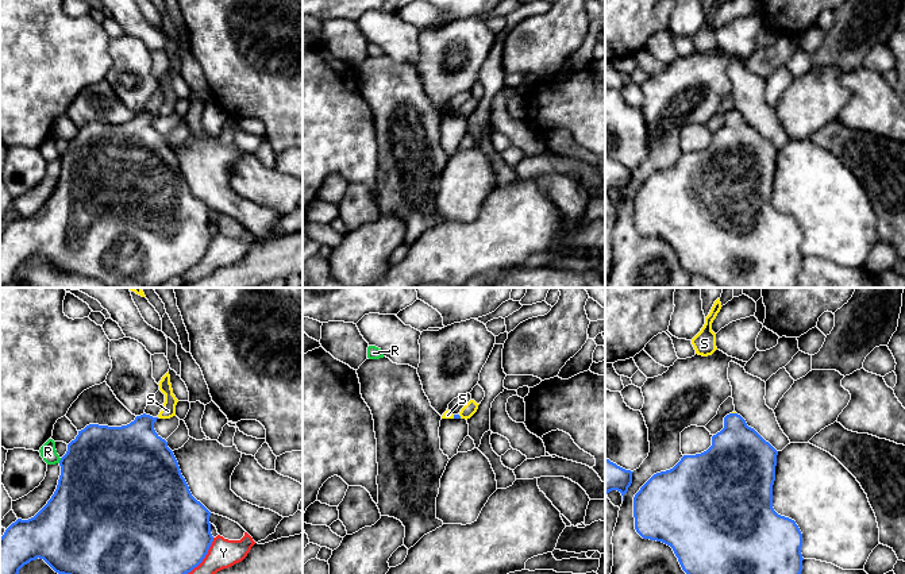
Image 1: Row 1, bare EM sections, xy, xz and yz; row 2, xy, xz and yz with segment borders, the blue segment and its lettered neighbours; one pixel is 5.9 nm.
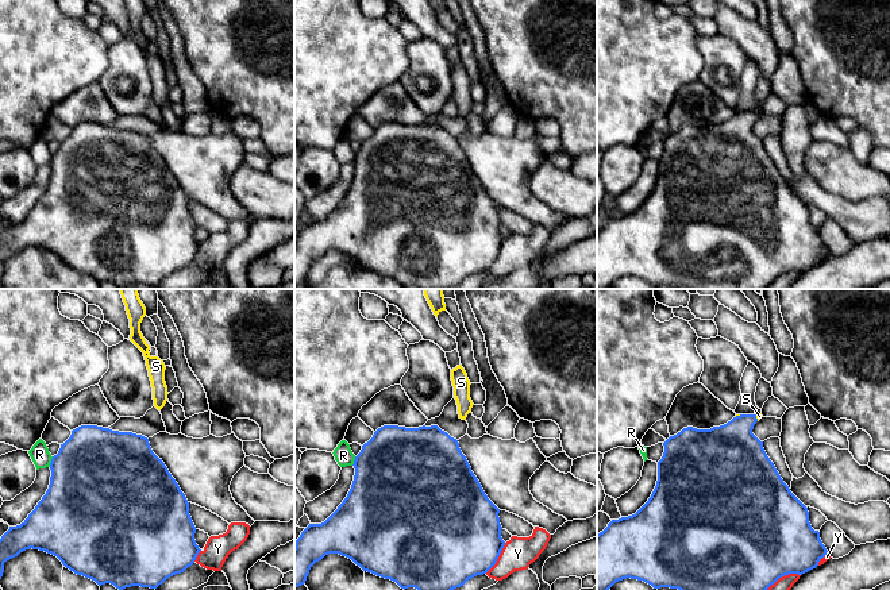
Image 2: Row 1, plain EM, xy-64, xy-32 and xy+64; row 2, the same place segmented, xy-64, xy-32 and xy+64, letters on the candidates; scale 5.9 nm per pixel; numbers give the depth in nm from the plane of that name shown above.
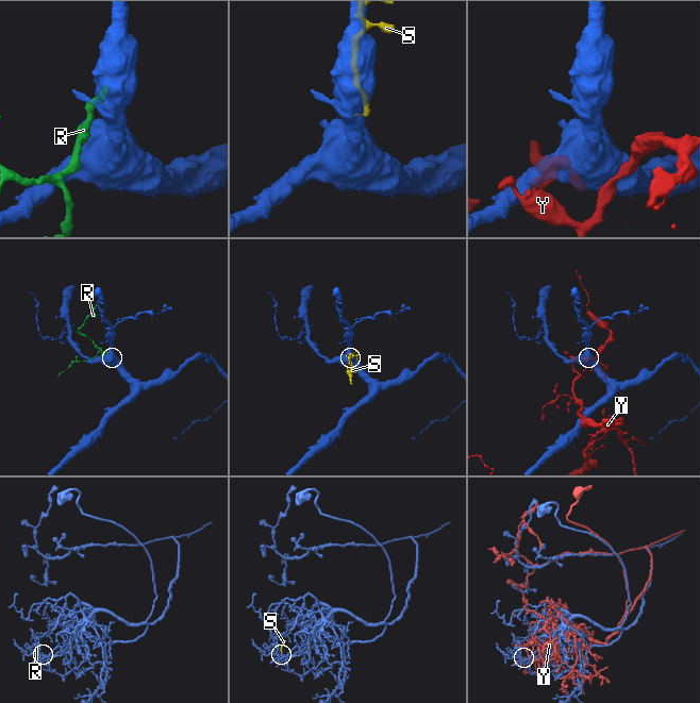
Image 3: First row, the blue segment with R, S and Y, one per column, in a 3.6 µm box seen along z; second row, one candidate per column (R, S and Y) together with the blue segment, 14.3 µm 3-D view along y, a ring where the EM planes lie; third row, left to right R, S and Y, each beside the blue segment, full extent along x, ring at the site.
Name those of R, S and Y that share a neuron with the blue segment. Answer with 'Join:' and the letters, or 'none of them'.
Join: S

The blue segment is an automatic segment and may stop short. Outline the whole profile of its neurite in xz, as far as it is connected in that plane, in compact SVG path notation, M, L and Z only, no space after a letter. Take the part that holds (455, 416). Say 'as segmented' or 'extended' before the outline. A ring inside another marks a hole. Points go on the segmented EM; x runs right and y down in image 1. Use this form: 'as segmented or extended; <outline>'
extended; M474 400L466 402L458 415L452 415L448 409L443 413L442 419L470 419L478 409L478 405Z

